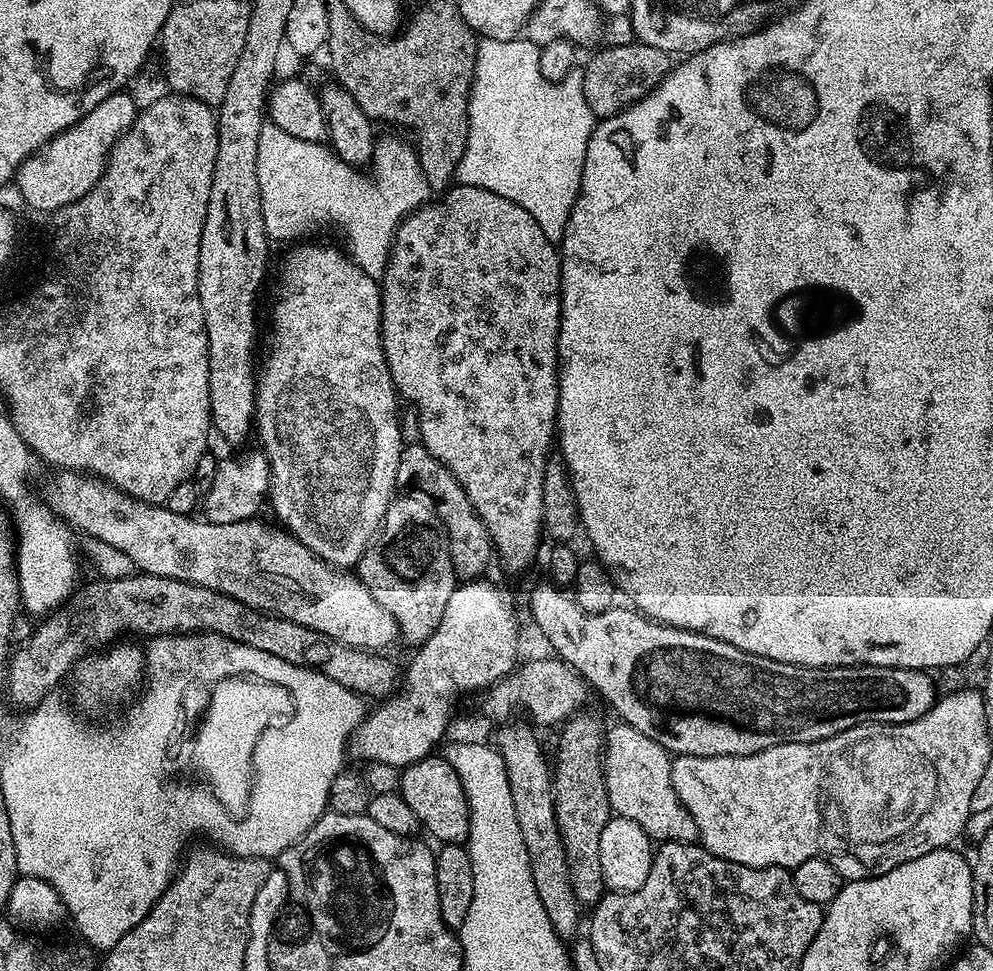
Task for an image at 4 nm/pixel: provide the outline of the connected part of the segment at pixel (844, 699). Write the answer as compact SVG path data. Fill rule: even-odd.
M543 582L532 592L532 620L538 631L544 635L551 651L563 660L587 682L593 693L598 692L602 699L617 712L623 723L634 726L634 730L642 730L646 738L654 738L668 753L676 756L745 756L766 750L770 746L778 746L786 742L818 742L822 738L830 738L834 734L842 734L842 730L850 730L859 724L901 724L914 722L914 718L922 718L922 714L930 711L938 699L936 684L927 671L919 668L870 668L857 666L854 668L803 668L797 664L787 664L771 660L758 654L750 654L746 650L738 650L738 646L722 642L718 638L710 638L701 632L691 632L675 628L669 624L660 624L649 616L643 616L631 606L613 606L602 614L586 614L582 606L572 598L571 591L557 588L551 582Z

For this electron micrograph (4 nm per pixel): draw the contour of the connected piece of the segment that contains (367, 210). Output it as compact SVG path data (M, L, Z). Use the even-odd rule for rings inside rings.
M266 122L258 134L258 190L262 202L262 222L269 241L288 240L300 236L315 224L333 224L344 235L347 255L366 275L377 282L383 281L388 265L388 249L396 225L410 212L423 208L430 196L428 180L420 169L420 162L411 147L403 148L396 140L377 139L374 169L376 176L363 176L361 169L353 168L338 158L331 147L323 143L306 142L286 134L277 124Z

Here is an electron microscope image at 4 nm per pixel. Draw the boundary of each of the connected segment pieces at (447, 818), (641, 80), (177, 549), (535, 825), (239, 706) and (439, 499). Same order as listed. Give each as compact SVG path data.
M440 754L422 758L409 764L400 773L400 797L414 810L420 819L423 831L444 844L458 844L468 839L468 803L462 790L462 782L450 766L450 762Z
M635 42L628 45L604 46L601 49L601 52L590 57L588 65L583 65L582 68L582 90L586 94L586 106L590 106L592 115L597 118L613 116L623 108L637 104L647 92L653 92L664 81L674 64L669 53L649 44Z
M64 470L57 476L60 477L57 478L56 485L42 493L52 513L77 533L100 538L103 543L128 555L134 568L141 573L174 578L190 582L194 586L206 586L206 590L218 590L250 606L256 612L268 612L272 616L298 622L298 626L310 626L310 630L318 630L351 648L379 653L381 650L388 650L384 648L390 647L395 640L401 639L396 620L386 614L386 610L378 606L378 602L374 602L374 596L370 594L370 590L366 590L359 576L348 570L337 570L326 561L319 560L286 530L271 532L266 525L259 524L259 519L256 518L229 524L212 524L195 515L174 514L167 506L136 500L119 492L112 484L105 484L103 480L83 472Z
M504 722L499 725L494 739L494 747L500 753L502 762L506 766L506 778L510 778L510 798L514 798L514 814L518 814L518 830L522 834L522 842L526 842L528 857L532 863L532 877L538 898L542 898L542 906L546 906L546 914L554 926L554 930L562 938L569 938L576 932L580 924L582 905L577 900L572 889L572 875L568 873L568 855L564 844L560 841L560 827L556 822L556 811L552 801L552 772L550 762L544 758L544 748L536 737L537 729L531 723L516 724Z
M228 677L213 684L210 694L194 744L194 764L207 777L204 778L228 816L239 821L248 811L252 790L252 751L260 735L277 718L292 716L291 700L282 686L253 677Z
M411 444L400 450L396 475L397 489L415 494L435 508L437 517L446 525L448 553L457 577L464 582L483 577L487 573L484 571L488 568L488 559L493 559L494 549L482 518L478 518L478 514L472 509L470 498L466 498L466 492L450 474L450 470L446 470L446 466L442 466L442 462L438 462L438 458L434 458L434 454L430 454L430 450L426 450L423 444Z

